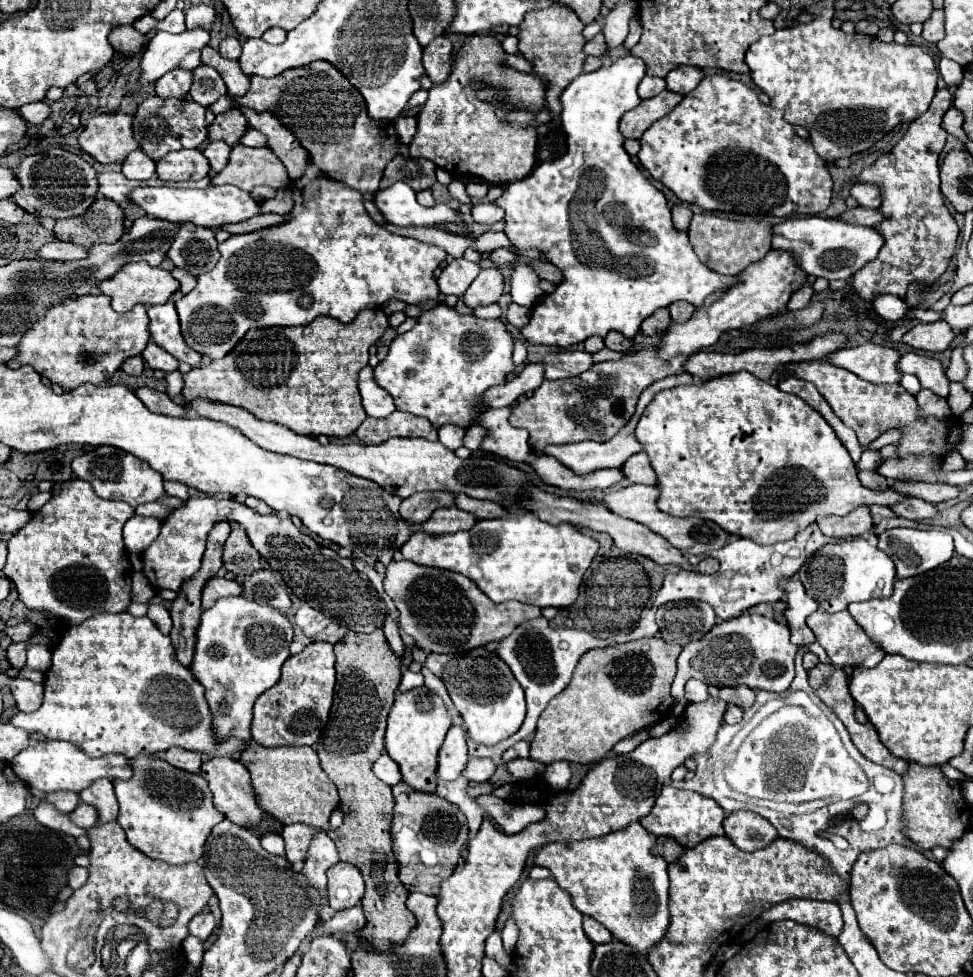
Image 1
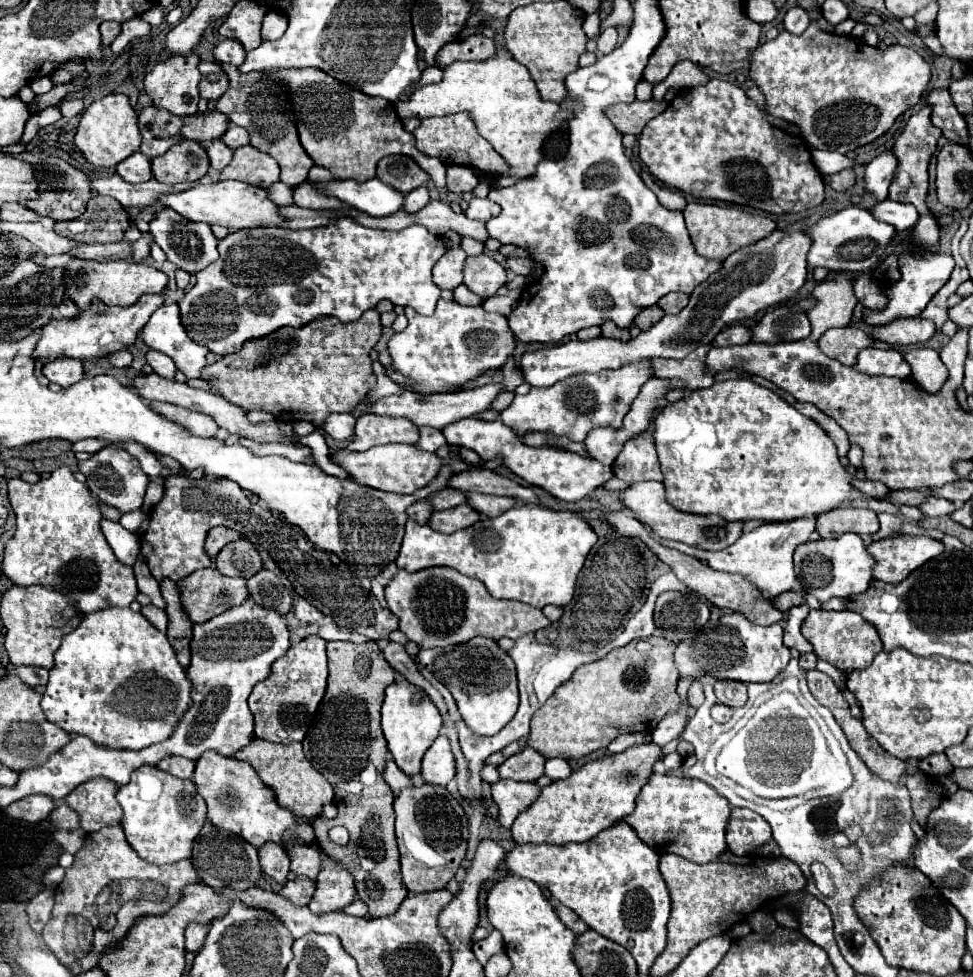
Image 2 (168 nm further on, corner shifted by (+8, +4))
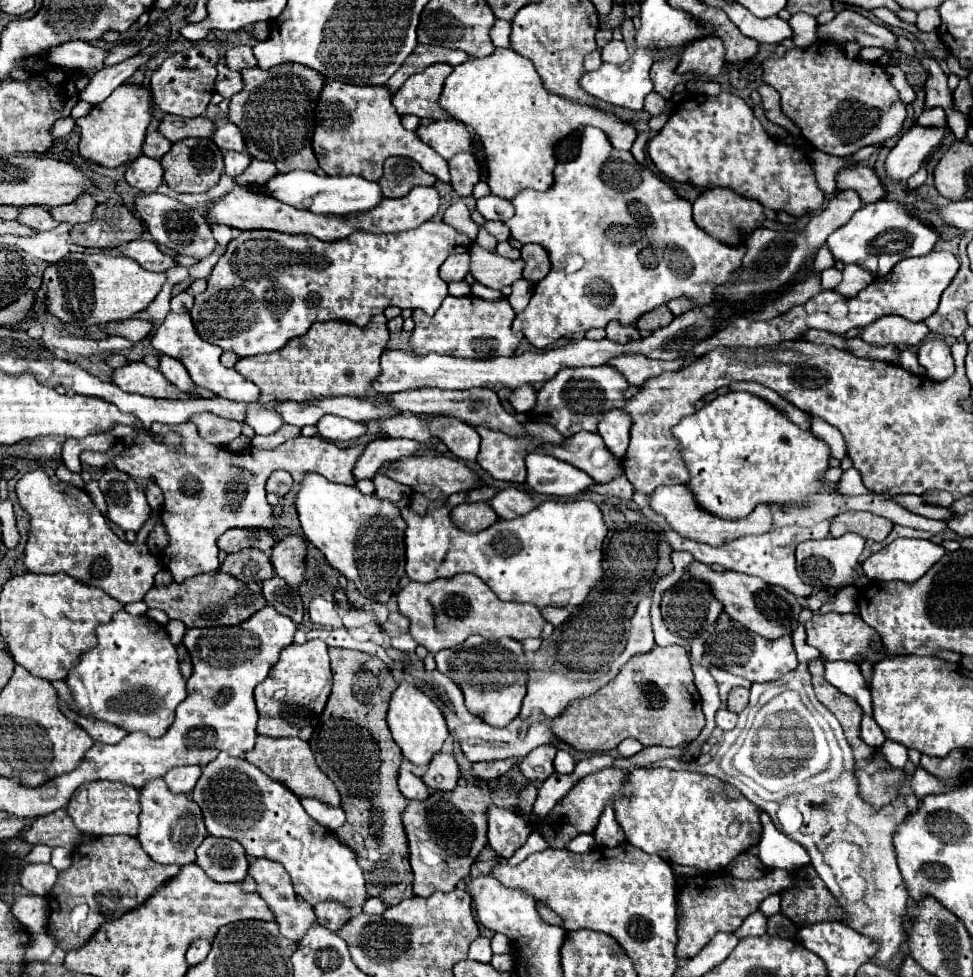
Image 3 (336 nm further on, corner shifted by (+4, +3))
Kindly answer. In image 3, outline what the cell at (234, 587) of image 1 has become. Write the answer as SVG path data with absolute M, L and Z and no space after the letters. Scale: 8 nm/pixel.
M221 570L193 576L183 584L169 586L153 586L145 594L145 604L149 608L159 608L167 612L169 618L181 620L187 628L205 628L205 626L233 626L247 620L253 612L265 606L261 586L257 582L241 582Z

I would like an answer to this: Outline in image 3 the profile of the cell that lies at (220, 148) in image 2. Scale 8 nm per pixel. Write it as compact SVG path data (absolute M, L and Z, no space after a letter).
M225 152L223 160L225 160L225 174L235 178L247 168L247 164L251 162L251 156L247 152Z

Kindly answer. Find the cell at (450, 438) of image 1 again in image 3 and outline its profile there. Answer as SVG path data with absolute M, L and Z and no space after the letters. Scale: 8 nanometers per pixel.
M387 438L387 440L373 440L363 456L359 458L359 464L355 464L355 478L373 478L377 468L381 468L383 462L387 460L399 460L405 456L415 456L421 450L421 444L415 440L395 440L395 438Z

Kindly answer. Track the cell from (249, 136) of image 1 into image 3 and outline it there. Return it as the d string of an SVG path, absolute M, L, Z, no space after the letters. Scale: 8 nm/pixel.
M225 122L215 130L213 142L221 148L221 150L235 150L235 152L247 152L245 140L239 132L239 128L233 122Z

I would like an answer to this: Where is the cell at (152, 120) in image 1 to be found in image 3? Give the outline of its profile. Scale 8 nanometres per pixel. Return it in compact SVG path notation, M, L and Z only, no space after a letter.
M155 128L155 130L151 130L151 132L147 134L147 138L145 138L143 154L149 156L149 158L159 160L163 154L167 154L167 152L171 150L171 146L173 146L173 144Z

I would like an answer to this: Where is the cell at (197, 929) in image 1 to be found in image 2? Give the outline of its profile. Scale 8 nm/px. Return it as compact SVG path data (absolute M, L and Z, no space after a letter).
M191 923L191 925L185 929L185 951L197 953L197 951L203 947L203 943L205 943L207 931L209 931L209 927L199 925L199 923Z

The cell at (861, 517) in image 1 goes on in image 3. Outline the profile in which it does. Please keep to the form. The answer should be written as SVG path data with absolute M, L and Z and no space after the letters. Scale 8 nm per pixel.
M843 512L833 518L831 522L831 536L843 536L847 532L855 532L863 538L871 538L875 542L881 542L891 532L893 522L887 518L879 518L871 512Z

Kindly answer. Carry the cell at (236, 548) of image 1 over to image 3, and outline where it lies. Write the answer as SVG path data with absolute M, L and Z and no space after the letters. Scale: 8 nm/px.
M243 548L235 554L227 554L221 564L221 570L239 578L239 580L267 580L273 576L273 564L269 556L255 548Z

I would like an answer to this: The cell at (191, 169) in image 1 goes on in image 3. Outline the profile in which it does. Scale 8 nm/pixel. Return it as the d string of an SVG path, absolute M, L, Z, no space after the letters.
M185 138L173 144L173 148L161 158L165 184L175 192L207 192L219 182L223 174L223 154L215 144L215 160L213 160L213 140L209 138Z

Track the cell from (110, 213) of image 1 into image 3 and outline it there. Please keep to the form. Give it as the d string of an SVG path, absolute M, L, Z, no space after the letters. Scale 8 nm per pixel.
M107 200L97 204L93 220L75 224L69 232L71 240L85 248L117 248L123 242L141 238L143 224L121 202Z

